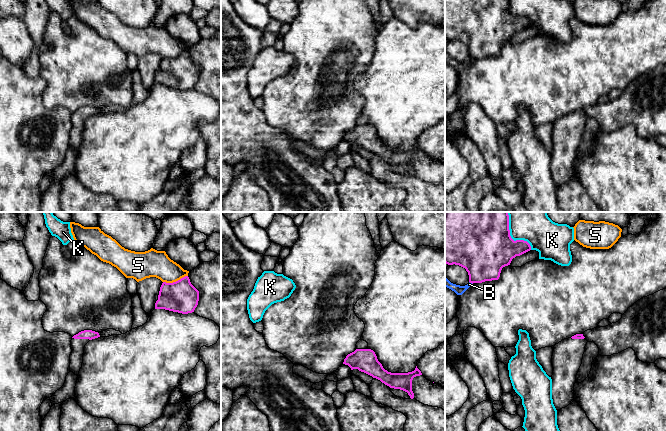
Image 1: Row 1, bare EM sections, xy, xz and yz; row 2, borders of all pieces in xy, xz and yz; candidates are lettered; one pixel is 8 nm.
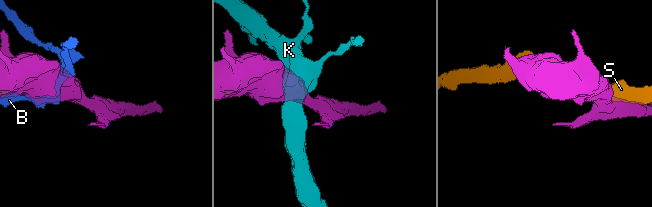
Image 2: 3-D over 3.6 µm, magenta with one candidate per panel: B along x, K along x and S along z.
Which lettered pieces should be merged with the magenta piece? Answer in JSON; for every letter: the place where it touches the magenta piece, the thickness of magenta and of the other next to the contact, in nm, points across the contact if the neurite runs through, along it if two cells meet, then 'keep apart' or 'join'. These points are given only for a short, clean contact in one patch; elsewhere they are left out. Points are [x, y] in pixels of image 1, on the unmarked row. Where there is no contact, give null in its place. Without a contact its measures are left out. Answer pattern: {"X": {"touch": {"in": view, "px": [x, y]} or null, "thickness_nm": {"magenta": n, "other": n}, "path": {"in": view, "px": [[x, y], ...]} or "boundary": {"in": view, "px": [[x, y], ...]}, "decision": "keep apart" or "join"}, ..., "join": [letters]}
{"B": {"touch": {"in": "yz", "px": [471, 58]}, "thickness_nm": {"magenta": 380, "other": 80}, "decision": "keep apart"}, "K": {"touch": {"in": "yz", "px": [516, 16]}, "thickness_nm": {"magenta": 400, "other": 240}, "decision": "keep apart"}, "S": {"touch": {"in": "xy", "px": [176, 57]}, "thickness_nm": {"magenta": 260, "other": 220}, "decision": "keep apart"}, "join": []}

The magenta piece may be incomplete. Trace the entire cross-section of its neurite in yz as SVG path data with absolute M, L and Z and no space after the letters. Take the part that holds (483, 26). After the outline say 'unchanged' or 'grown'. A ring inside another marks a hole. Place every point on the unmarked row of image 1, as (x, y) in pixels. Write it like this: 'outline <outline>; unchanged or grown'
outline M445 0L445 39L466 45L470 59L498 56L503 43L510 41L513 34L531 26L527 17L514 17L510 12L509 0Z; unchanged

